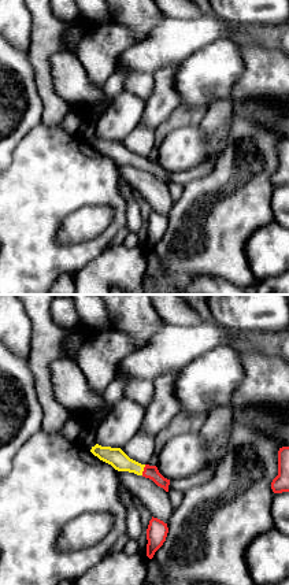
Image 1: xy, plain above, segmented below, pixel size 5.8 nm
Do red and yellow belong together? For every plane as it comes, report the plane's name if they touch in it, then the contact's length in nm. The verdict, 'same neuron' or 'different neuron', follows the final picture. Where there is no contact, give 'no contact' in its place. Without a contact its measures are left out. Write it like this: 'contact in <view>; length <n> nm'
contact in xy; length 70 nm

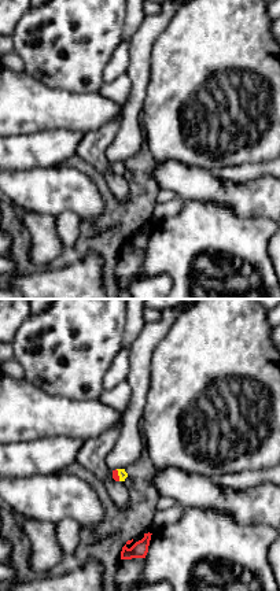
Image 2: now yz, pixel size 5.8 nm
contact in yz; length 80 nm

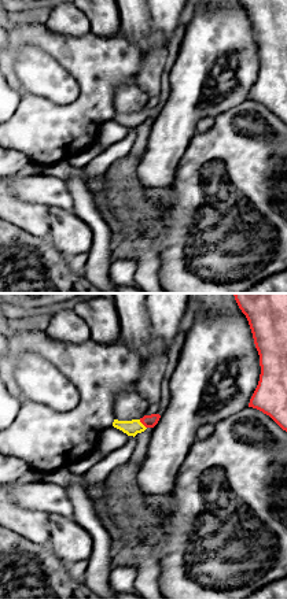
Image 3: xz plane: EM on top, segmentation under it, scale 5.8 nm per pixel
contact in xz; length 70 nm

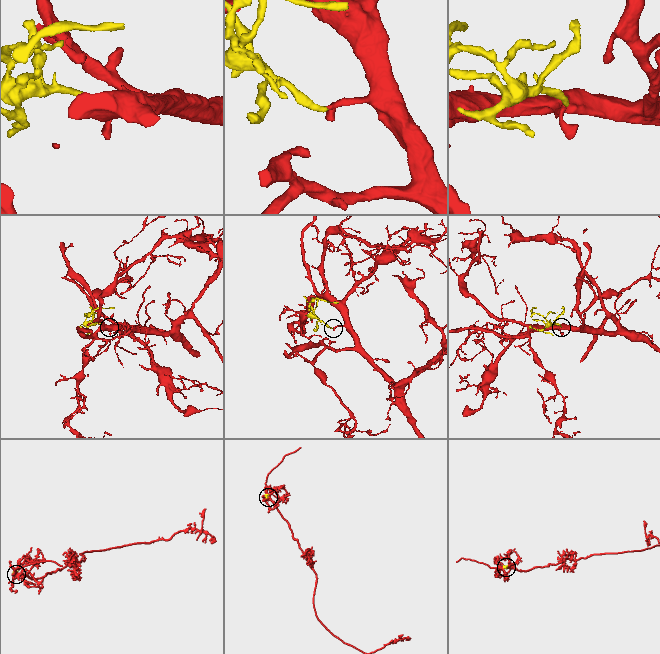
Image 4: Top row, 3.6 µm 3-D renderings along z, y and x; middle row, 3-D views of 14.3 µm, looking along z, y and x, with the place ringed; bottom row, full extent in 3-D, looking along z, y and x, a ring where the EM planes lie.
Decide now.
same neuron

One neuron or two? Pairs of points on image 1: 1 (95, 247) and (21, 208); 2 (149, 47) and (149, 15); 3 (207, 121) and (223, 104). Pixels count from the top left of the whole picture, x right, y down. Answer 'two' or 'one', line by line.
1: one
2: two
3: one

